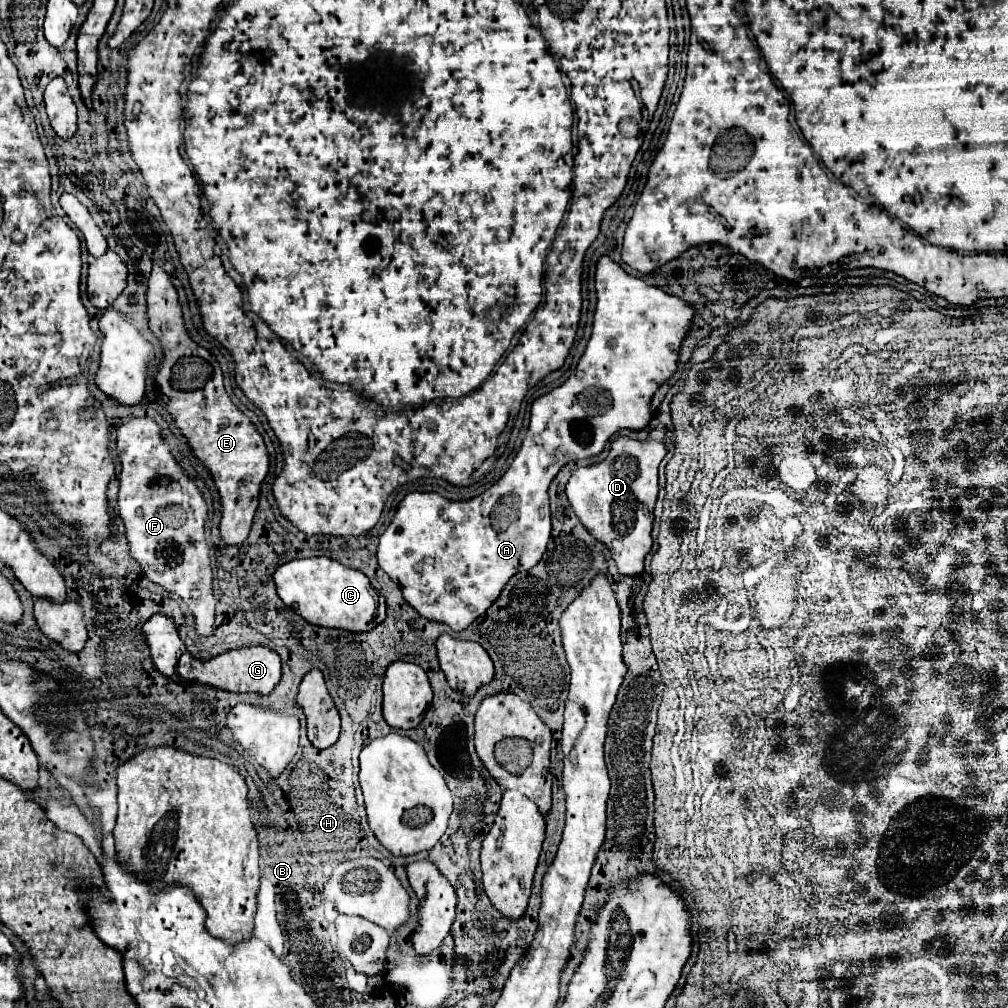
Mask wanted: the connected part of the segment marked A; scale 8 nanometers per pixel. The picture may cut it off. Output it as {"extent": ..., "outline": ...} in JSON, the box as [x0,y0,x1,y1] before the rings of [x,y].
{"extent":[376,257,696,631],"outline":[[[600,257],[598,261],[596,293],[598,305],[594,313],[594,329],[580,363],[564,385],[534,401],[530,427],[522,447],[502,479],[470,501],[448,501],[438,493],[408,493],[380,537],[376,553],[378,565],[394,583],[398,583],[406,603],[424,619],[444,623],[454,631],[464,631],[470,623],[482,617],[512,575],[532,569],[542,559],[552,531],[548,487],[556,473],[570,461],[602,453],[606,441],[616,431],[640,431],[648,425],[650,401],[658,391],[658,385],[666,383],[676,371],[680,347],[692,329],[696,311],[688,301],[668,295],[642,279],[634,279],[610,257]]]}

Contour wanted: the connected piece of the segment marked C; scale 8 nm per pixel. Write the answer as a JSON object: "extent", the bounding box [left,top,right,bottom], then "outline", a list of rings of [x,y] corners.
{"extent":[274,557,386,633],"outline":[[[328,557],[294,559],[280,565],[274,573],[274,585],[284,605],[296,611],[310,625],[364,633],[380,625],[386,617],[384,597],[370,585],[368,577],[362,571]]]}

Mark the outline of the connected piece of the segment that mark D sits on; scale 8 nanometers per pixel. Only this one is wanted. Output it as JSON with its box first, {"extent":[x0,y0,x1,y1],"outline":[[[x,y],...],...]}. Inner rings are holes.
{"extent":[568,437,666,577],"outline":[[[618,437],[612,441],[608,457],[590,467],[578,467],[568,485],[568,501],[578,515],[580,523],[604,543],[624,577],[636,577],[644,571],[644,557],[652,549],[652,523],[654,503],[658,497],[658,465],[666,449],[660,441],[636,441]]]}

